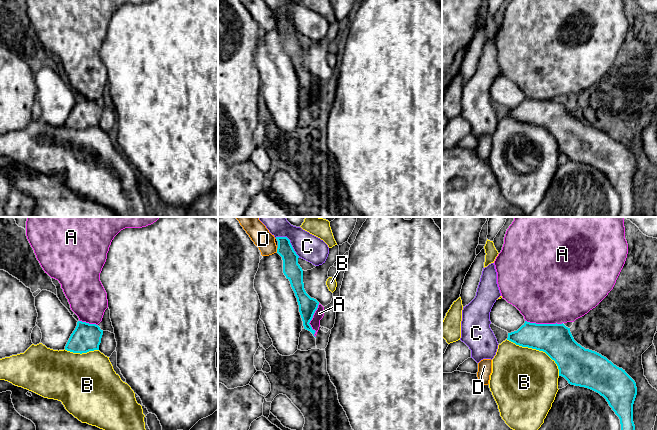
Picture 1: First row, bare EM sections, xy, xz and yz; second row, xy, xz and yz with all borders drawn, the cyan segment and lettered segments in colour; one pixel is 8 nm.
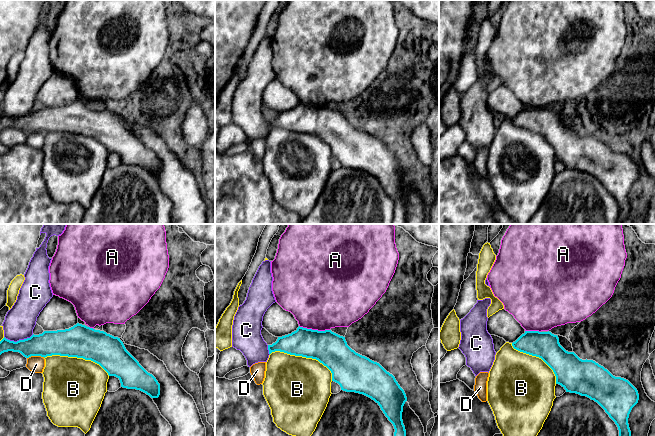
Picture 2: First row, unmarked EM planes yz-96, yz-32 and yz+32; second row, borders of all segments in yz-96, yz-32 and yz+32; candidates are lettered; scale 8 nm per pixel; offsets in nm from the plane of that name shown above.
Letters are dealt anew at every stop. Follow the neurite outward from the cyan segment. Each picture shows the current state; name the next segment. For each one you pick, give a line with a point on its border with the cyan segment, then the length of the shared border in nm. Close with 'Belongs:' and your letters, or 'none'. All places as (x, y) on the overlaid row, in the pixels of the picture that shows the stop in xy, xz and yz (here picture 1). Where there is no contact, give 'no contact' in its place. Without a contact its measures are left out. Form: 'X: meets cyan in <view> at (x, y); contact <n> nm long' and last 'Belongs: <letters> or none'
Belongs: none

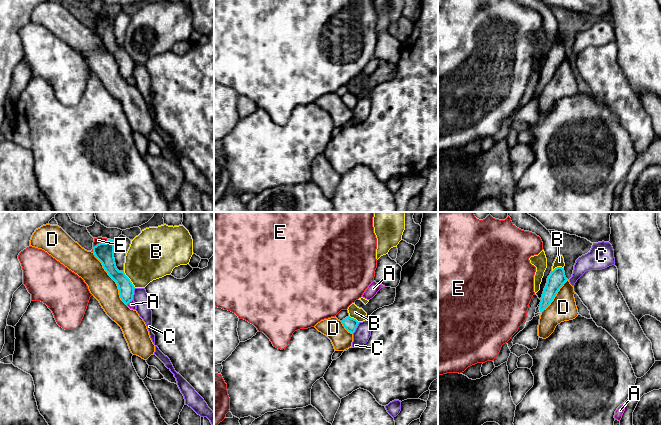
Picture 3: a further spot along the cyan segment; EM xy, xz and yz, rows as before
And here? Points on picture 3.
Belongs: none

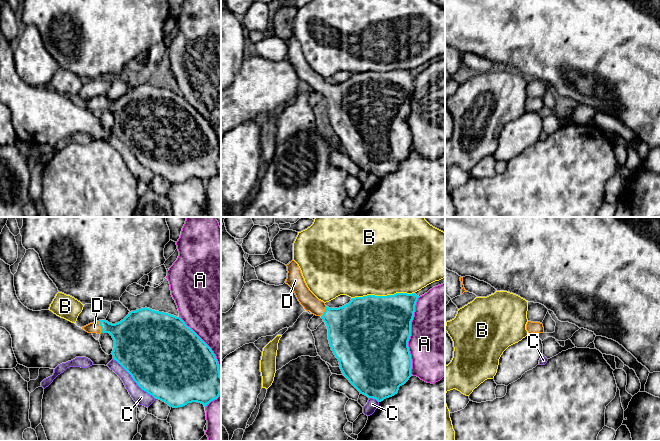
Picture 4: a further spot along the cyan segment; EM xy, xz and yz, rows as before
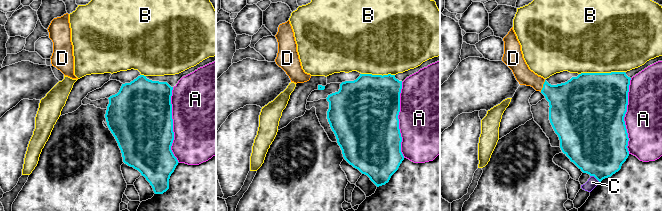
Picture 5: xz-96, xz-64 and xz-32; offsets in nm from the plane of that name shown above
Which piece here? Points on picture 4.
D: meets cyan in xy at (101, 327); contact 100 nm long
Belongs: D

